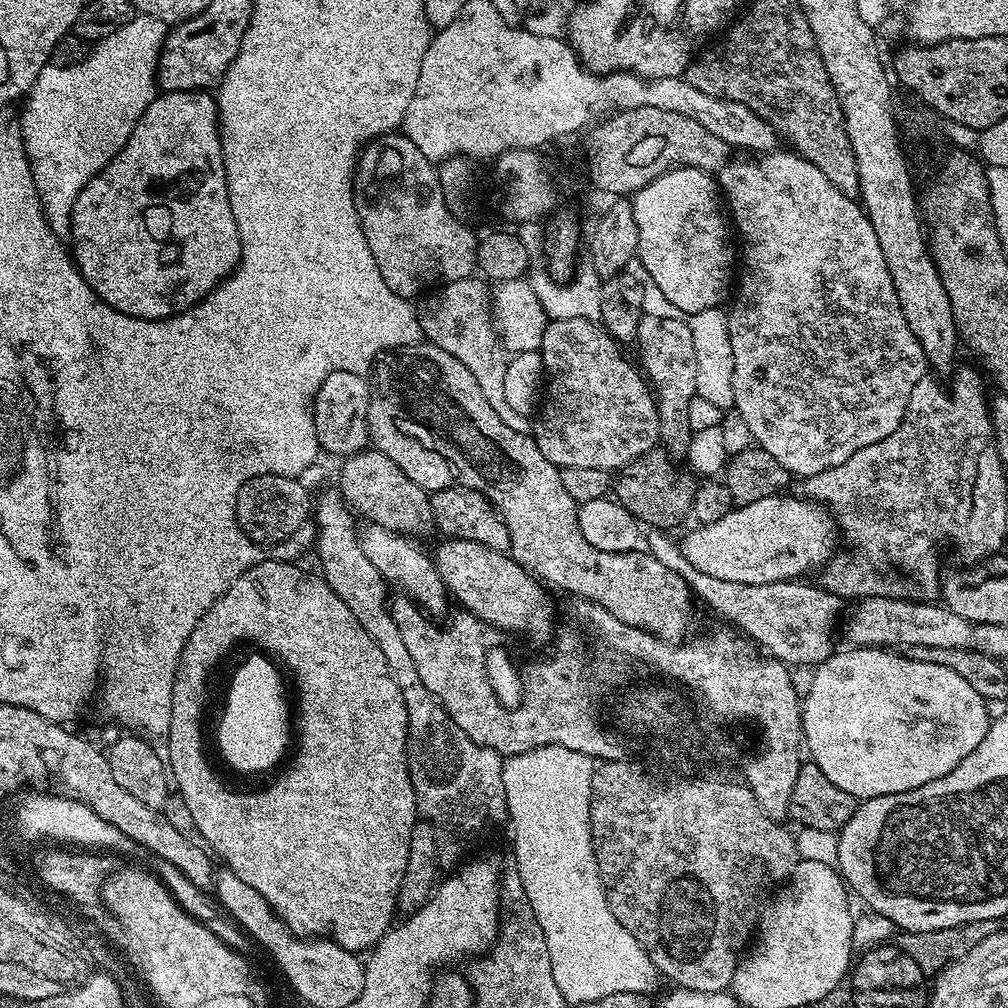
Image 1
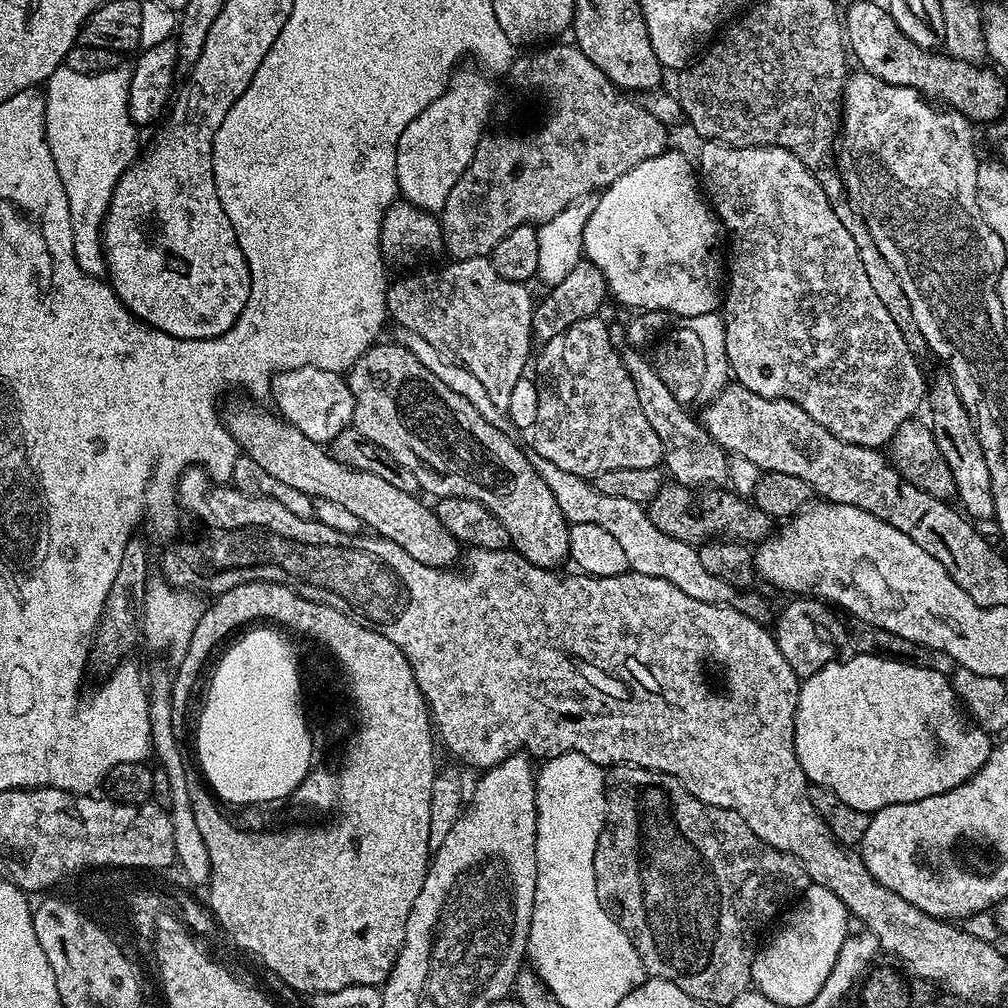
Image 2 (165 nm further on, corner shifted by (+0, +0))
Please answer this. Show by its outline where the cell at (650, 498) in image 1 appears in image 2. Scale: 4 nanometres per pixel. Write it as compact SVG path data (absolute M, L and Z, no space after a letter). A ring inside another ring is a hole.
M668 482L647 504L646 511L650 522L654 522L662 534L670 534L670 538L678 538L693 546L717 538L737 540L749 546L759 545L773 531L773 517L767 516L751 499L743 500L732 492L723 492L724 490L723 487L712 486L695 492L684 484Z

